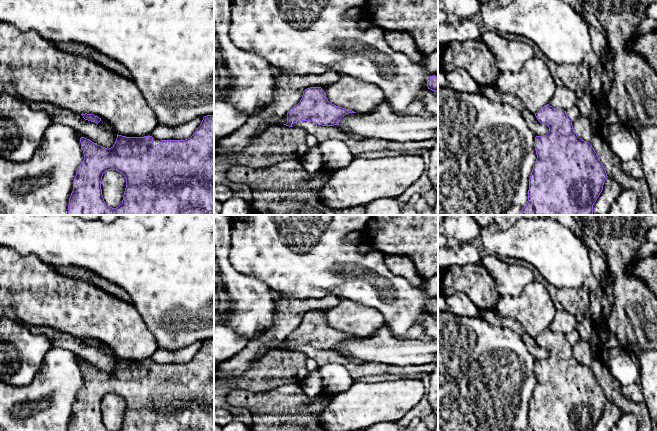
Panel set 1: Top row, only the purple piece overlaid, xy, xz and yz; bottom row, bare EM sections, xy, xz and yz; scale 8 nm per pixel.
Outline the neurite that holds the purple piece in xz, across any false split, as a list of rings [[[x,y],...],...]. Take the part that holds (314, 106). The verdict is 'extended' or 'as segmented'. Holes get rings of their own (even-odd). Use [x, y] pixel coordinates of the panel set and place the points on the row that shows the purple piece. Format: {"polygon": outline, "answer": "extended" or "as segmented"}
{"polygon": [[[310,87],[303,91],[300,102],[288,111],[284,125],[293,127],[293,123],[311,121],[322,126],[334,126],[349,113],[356,112],[329,102],[321,87]]], "answer": "as segmented"}

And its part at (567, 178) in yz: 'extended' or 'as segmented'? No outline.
as segmented

